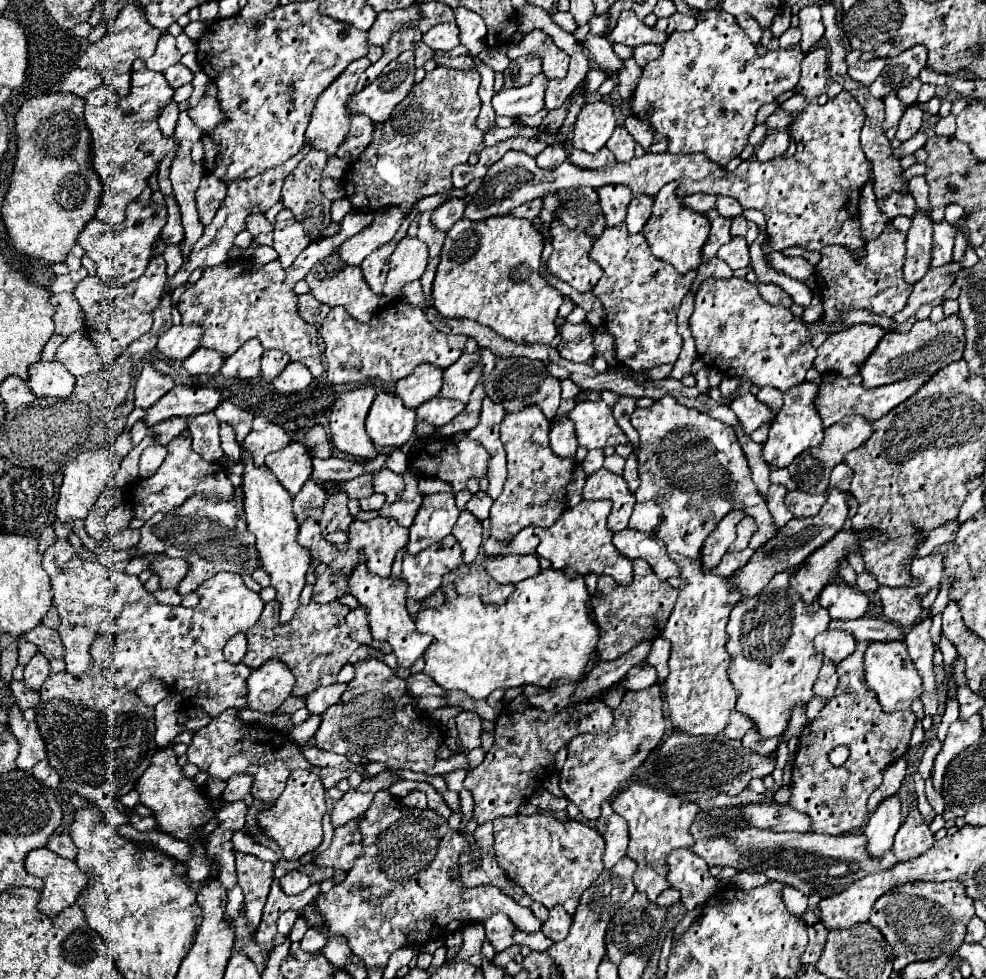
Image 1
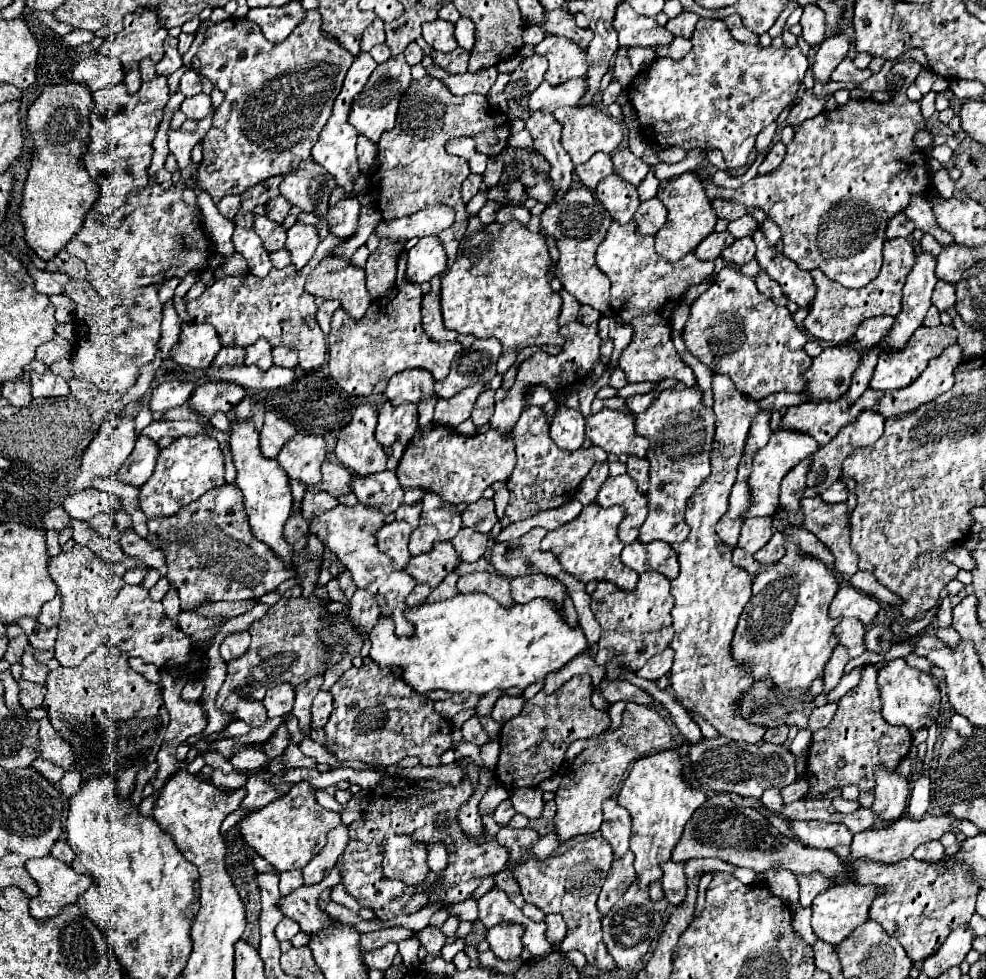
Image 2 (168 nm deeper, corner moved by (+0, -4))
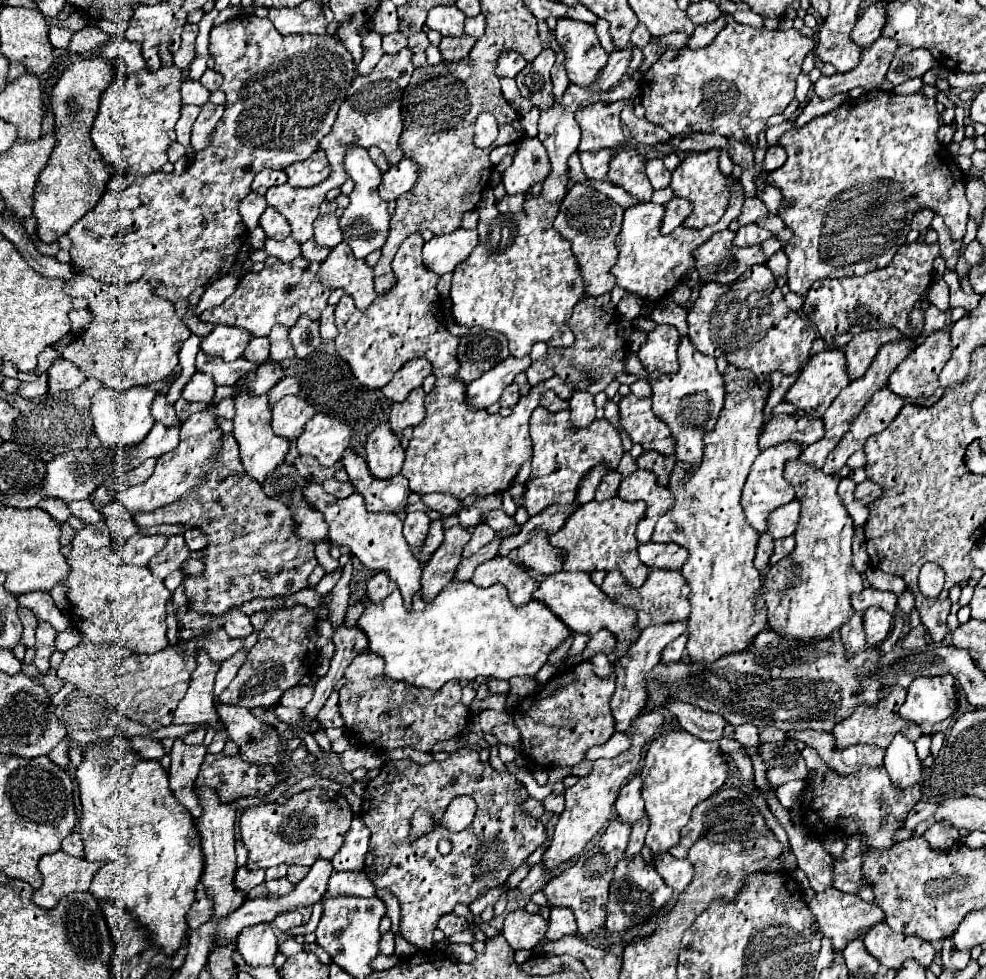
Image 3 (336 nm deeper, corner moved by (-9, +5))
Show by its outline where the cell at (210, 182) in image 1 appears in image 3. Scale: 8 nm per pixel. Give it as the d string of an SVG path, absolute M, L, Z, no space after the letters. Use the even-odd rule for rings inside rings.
M249 193L247 197L241 199L239 203L239 213L241 213L241 219L247 227L247 231L253 231L259 223L259 217L261 213L267 209L267 203L265 203L265 197L263 195L257 195L257 193Z

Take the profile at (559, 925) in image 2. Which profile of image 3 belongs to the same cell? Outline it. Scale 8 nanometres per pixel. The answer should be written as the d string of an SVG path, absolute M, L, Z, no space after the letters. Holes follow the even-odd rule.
M551 907L551 917L549 917L549 927L545 937L549 941L555 941L575 931L577 931L577 925L575 925L573 911L569 911L569 907Z

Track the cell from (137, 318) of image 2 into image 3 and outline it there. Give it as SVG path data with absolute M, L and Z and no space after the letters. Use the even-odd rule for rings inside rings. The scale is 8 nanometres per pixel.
M73 275L65 281L65 291L75 297L85 297L89 301L89 311L93 315L91 325L87 331L83 331L71 345L65 349L61 347L61 357L75 363L87 377L97 377L105 387L123 391L135 385L151 385L155 381L165 379L179 363L177 359L177 343L185 341L191 331L185 327L181 317L175 313L175 307L171 301L155 295L147 285L141 285L141 281L131 285L105 285L101 281L91 279L89 275Z

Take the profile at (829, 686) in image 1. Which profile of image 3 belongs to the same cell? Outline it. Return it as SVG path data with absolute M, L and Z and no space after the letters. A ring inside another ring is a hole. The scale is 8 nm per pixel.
M855 613L845 627L841 627L841 641L845 645L845 657L853 657L857 651L865 649L865 633L861 627L861 613Z

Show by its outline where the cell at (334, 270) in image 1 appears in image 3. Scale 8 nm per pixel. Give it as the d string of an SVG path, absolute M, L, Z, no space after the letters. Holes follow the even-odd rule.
M345 241L333 247L329 257L321 263L317 279L323 287L343 289L351 295L357 309L367 309L377 297L373 287L373 269L363 259L355 259Z

